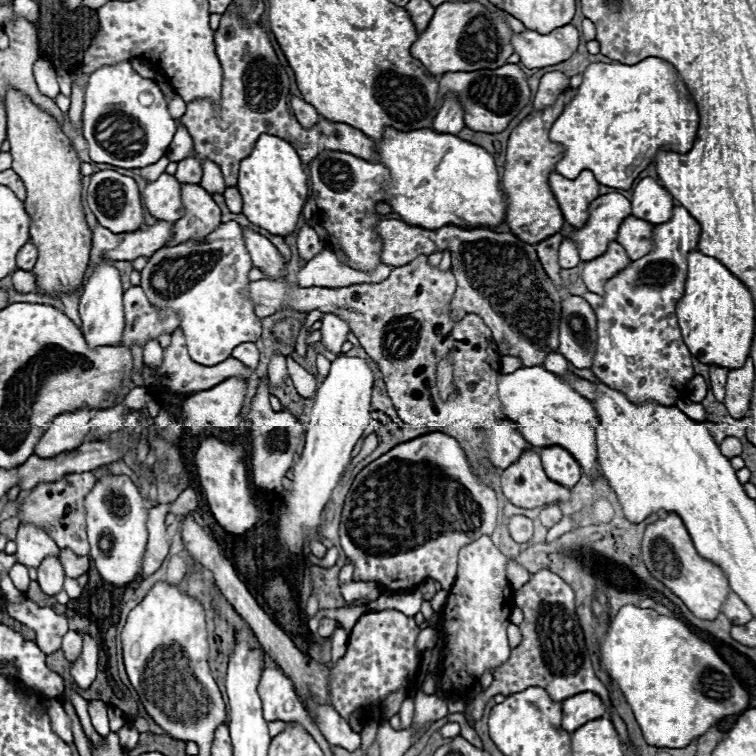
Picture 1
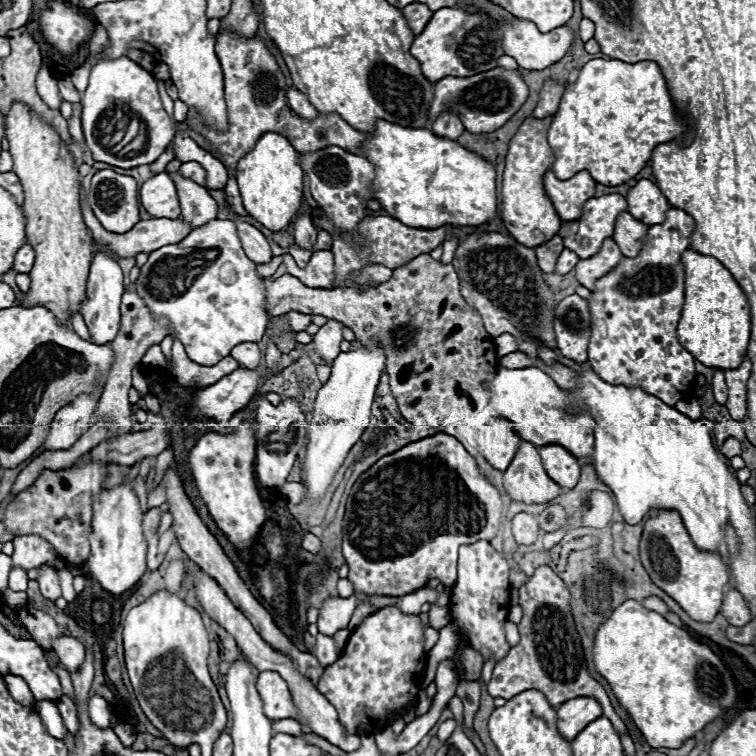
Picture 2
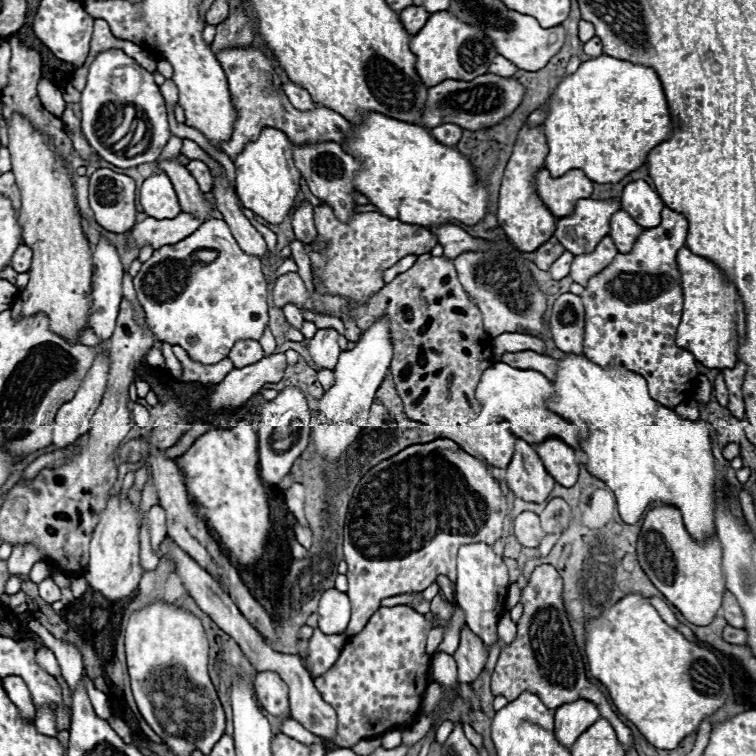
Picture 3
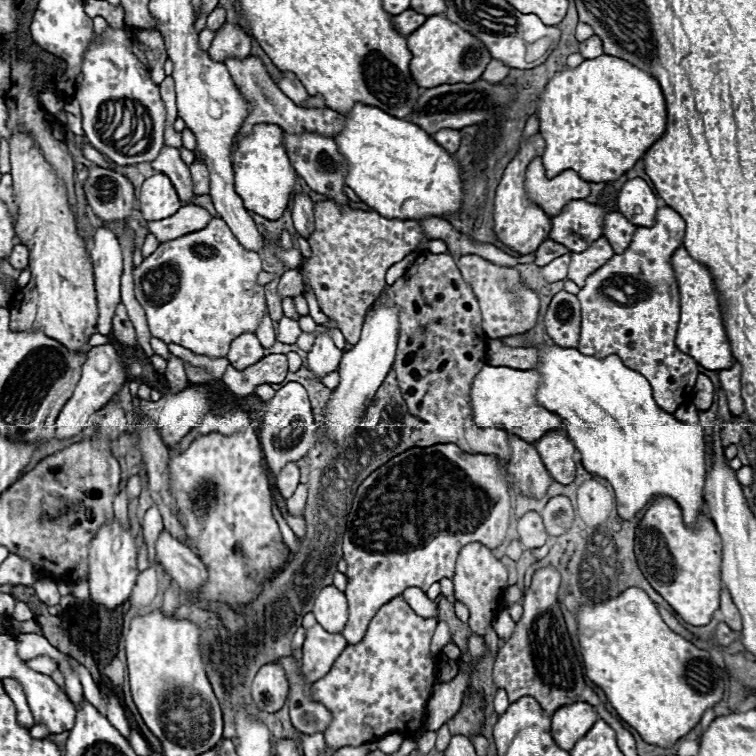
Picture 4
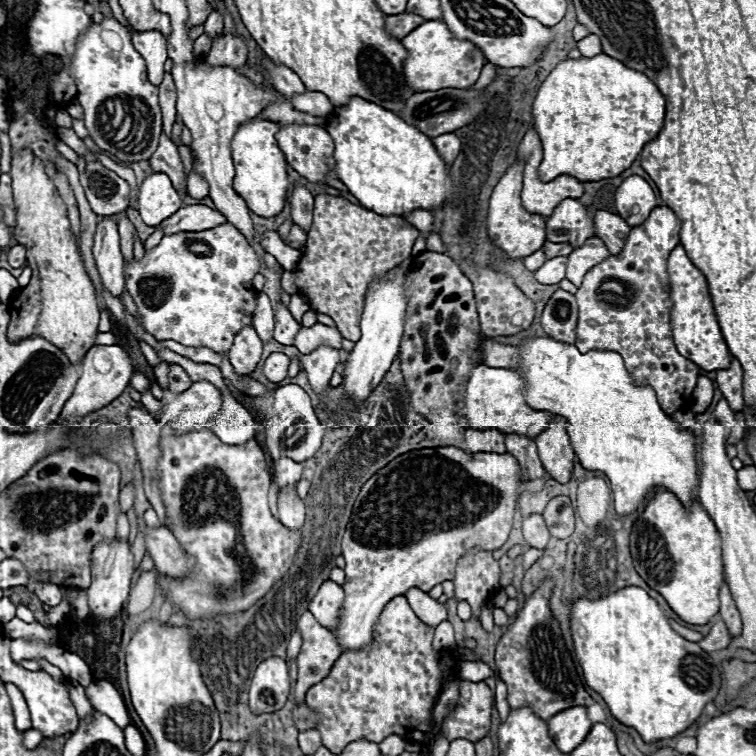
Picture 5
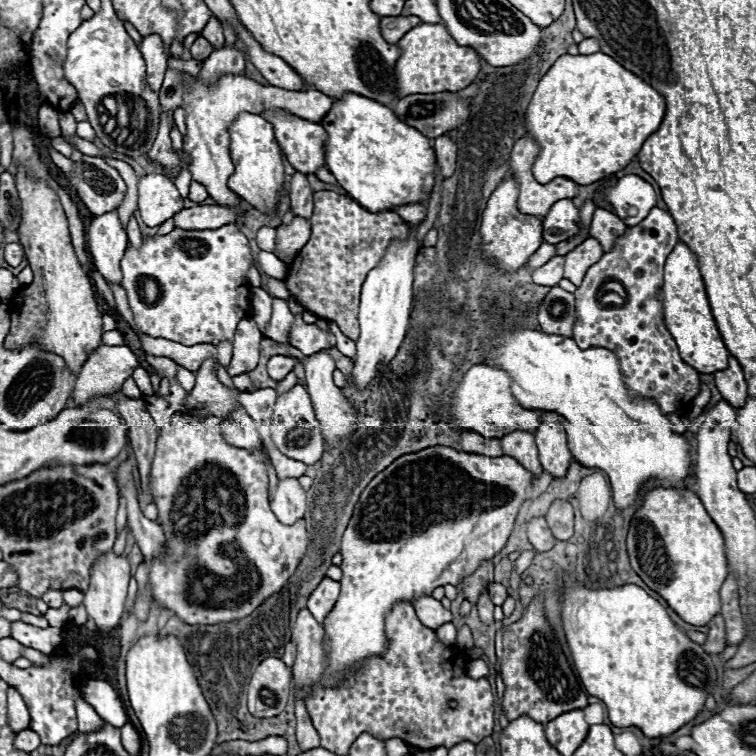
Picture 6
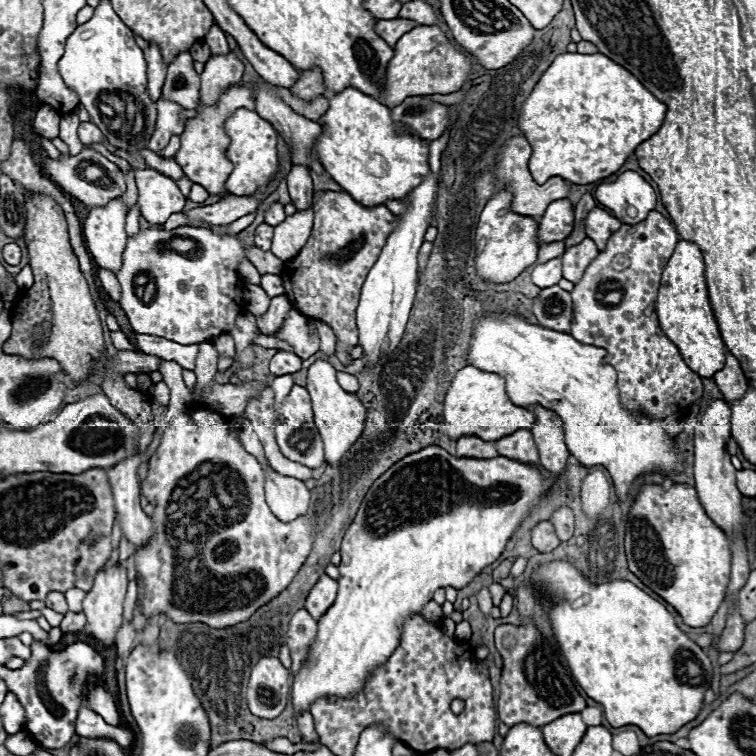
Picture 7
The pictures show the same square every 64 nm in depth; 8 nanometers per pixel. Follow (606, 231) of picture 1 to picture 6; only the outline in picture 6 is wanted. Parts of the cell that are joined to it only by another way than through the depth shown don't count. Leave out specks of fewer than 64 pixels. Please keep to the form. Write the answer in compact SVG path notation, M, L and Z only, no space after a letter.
M558 200L542 220L544 242L558 244L566 238L572 238L578 232L578 222L578 208L572 204L572 200Z

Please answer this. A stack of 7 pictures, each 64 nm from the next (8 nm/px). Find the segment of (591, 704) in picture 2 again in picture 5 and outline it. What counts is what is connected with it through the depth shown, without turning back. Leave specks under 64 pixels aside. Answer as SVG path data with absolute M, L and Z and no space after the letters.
M584 706L562 710L548 720L548 734L562 754L570 754L580 742L584 742L590 728L592 722L588 720Z

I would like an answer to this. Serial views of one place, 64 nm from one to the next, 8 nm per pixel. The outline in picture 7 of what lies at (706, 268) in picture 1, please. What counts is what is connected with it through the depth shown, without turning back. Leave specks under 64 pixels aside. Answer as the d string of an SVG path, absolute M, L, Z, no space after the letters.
M678 240L674 254L670 256L656 300L656 314L664 334L678 346L684 362L702 378L712 378L716 370L724 368L726 344L720 336L718 322L712 314L708 300L708 286L704 276L704 258L700 248L690 240Z

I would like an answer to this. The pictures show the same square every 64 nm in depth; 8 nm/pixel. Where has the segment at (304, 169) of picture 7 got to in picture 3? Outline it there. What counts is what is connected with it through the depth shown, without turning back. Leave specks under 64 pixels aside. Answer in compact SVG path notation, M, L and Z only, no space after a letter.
M302 202L294 208L292 226L294 226L294 232L296 232L296 240L312 244L312 240L316 238L316 226L314 226L312 204L310 202Z

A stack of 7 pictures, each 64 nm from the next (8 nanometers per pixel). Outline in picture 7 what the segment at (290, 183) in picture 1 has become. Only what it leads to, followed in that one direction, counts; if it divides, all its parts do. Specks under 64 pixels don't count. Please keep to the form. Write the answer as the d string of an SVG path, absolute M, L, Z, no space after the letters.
M238 108L224 122L224 130L230 136L226 158L234 164L234 170L230 172L224 184L226 190L236 196L244 196L244 194L252 194L252 190L260 190L260 186L264 186L264 182L268 182L268 178L272 178L272 174L276 174L278 170L278 150L276 150L278 140L272 124L262 120L252 110Z

